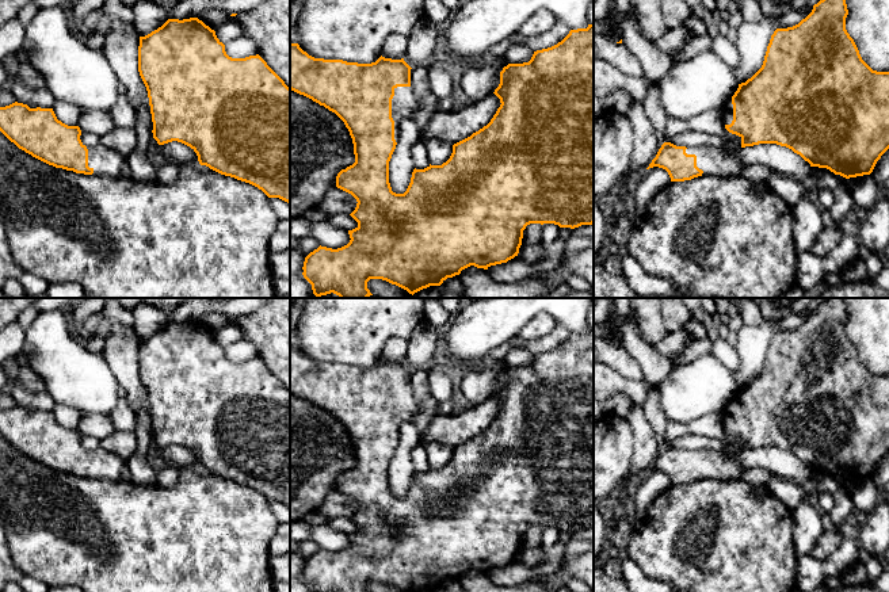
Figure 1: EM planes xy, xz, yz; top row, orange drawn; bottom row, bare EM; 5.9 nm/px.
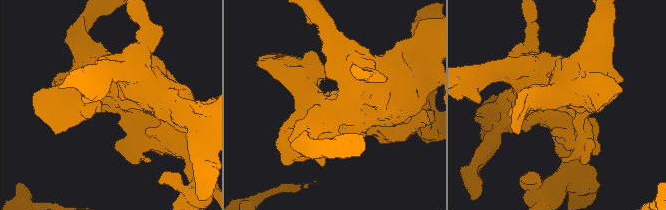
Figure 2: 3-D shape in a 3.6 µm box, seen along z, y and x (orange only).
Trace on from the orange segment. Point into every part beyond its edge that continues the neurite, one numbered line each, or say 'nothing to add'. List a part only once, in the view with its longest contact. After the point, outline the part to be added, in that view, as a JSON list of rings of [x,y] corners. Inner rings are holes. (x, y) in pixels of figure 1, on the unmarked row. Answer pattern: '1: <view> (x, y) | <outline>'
1: xz (404, 407) | [[[397,390],[394,392],[394,400],[392,402],[392,421],[394,424],[394,443],[400,444],[401,428],[411,424],[415,415],[420,412],[421,406],[415,398],[413,390]]]

